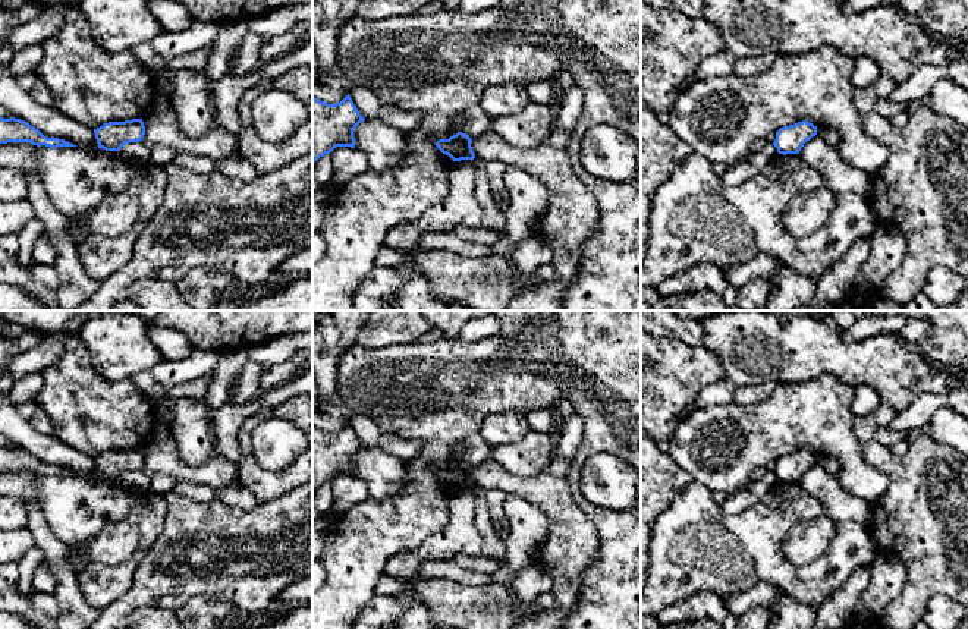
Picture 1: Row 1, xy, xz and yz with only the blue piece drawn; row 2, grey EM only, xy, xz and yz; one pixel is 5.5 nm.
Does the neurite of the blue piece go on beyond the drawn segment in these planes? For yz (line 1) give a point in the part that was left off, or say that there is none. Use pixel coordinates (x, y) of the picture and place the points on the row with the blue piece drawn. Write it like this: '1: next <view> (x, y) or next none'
1: next none

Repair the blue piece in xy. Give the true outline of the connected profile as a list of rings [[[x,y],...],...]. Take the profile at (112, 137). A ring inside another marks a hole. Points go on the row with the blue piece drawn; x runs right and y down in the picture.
[[[142,119],[109,122],[94,129],[98,148],[119,151],[125,144],[139,142],[145,135]]]

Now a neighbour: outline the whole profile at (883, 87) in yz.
[[[880,73],[873,88],[876,94],[879,95],[879,98],[889,98],[889,95],[892,94],[896,85],[898,84],[892,78]]]

